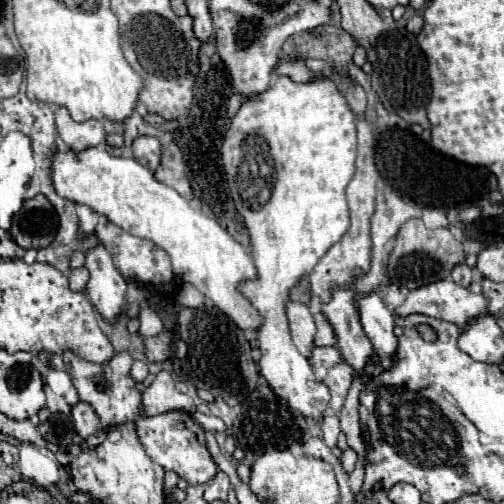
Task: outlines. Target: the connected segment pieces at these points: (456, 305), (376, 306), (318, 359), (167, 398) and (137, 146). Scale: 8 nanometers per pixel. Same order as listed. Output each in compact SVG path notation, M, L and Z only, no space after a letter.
M442 279L442 281L436 281L436 283L428 283L424 287L418 287L418 289L412 289L406 303L400 305L394 315L396 317L406 317L410 313L424 313L428 317L436 317L436 319L442 319L442 321L450 321L450 323L456 323L458 327L464 327L468 319L472 317L478 317L478 315L486 315L488 307L488 301L484 299L484 295L476 295L472 291L468 291L466 287L460 287L456 285L452 279Z
M378 293L356 295L360 321L370 337L382 369L392 369L396 363L398 337L394 335L394 315L386 309Z
M316 347L314 353L312 353L312 359L310 359L312 367L334 367L338 363L342 363L342 355L338 351L338 347Z
M160 371L156 375L154 383L142 395L144 395L144 409L142 411L146 415L166 413L172 409L180 409L186 413L194 411L194 401L174 387L172 373L168 373L168 371Z
M138 137L132 143L132 153L140 165L148 167L150 171L156 171L156 167L160 165L162 147L156 137Z

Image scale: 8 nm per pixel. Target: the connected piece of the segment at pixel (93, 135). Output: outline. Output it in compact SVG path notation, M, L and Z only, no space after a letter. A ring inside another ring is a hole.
M66 107L56 109L56 127L58 135L68 145L70 151L84 151L88 147L96 147L106 141L106 133L100 121L90 119L84 123L76 123L72 121Z

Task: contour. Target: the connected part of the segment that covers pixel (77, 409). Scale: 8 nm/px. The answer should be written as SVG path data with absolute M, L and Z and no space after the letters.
M78 403L72 407L72 421L74 421L76 433L82 439L86 439L88 435L94 435L100 429L100 419L88 403Z

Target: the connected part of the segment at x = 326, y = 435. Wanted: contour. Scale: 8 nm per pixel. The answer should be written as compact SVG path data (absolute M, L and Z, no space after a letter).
M324 415L320 421L320 429L322 429L322 439L328 447L336 447L338 435L340 435L340 423L338 423L338 415Z

